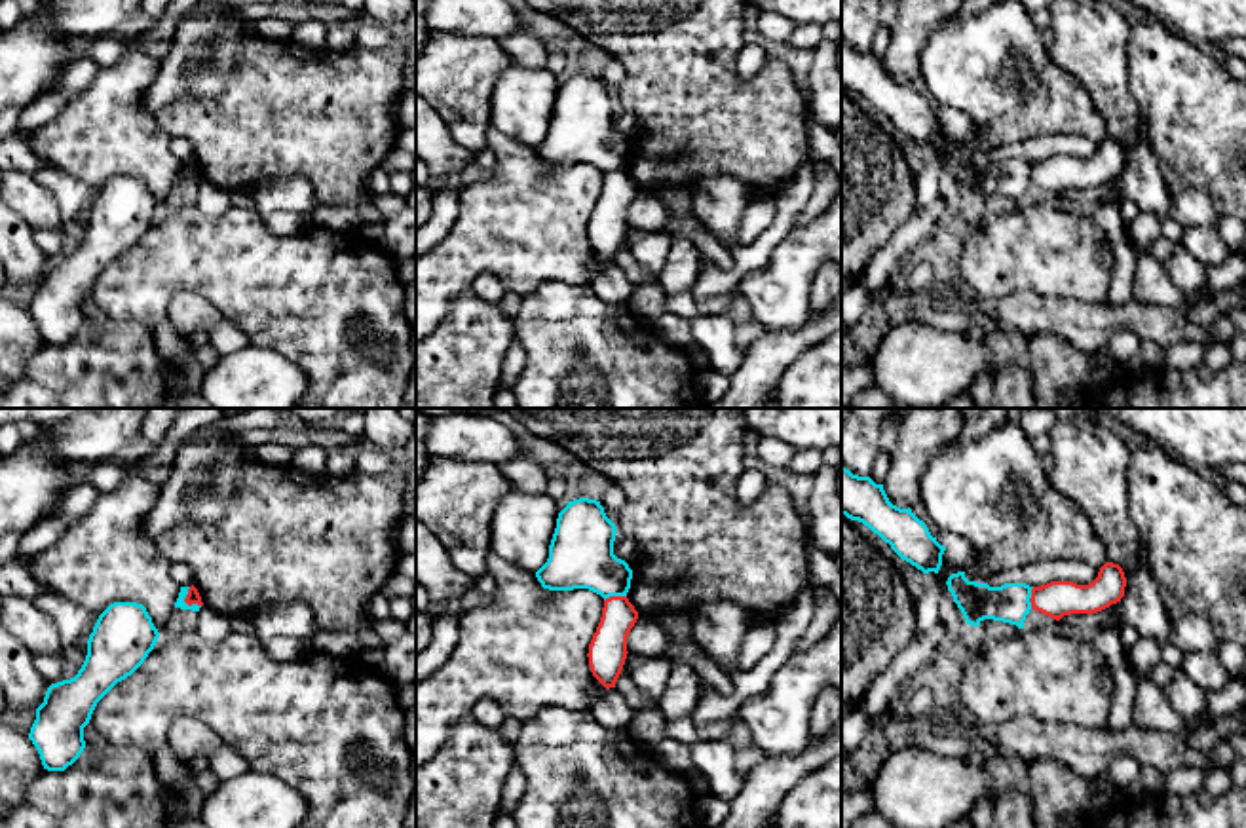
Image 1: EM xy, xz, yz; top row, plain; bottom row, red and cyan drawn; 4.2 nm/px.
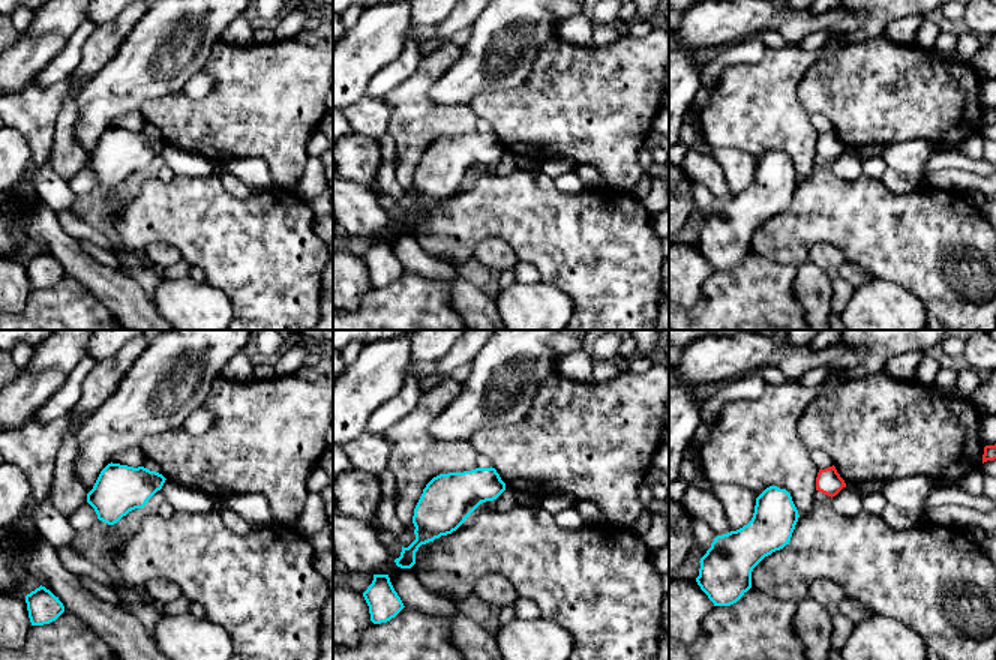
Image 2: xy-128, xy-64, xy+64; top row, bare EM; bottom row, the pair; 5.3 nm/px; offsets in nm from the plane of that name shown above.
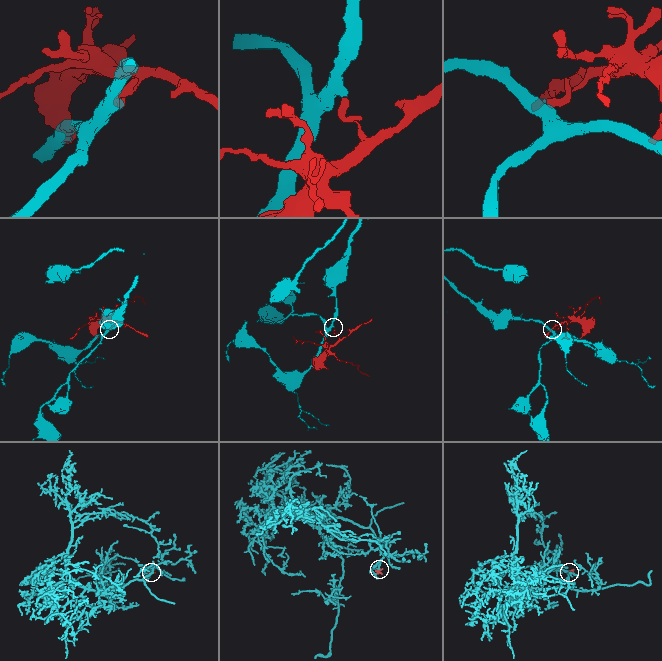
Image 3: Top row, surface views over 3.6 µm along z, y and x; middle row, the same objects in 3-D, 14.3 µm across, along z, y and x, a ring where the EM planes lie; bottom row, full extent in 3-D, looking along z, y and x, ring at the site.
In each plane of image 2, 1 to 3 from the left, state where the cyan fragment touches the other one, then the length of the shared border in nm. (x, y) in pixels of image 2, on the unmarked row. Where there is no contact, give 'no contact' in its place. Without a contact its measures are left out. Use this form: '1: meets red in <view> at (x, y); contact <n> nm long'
1: no contact
2: no contact
3: no contact

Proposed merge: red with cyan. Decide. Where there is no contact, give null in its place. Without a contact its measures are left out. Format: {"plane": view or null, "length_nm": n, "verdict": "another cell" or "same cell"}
{"plane": "xy", "length_nm": 100, "verdict": "another cell"}

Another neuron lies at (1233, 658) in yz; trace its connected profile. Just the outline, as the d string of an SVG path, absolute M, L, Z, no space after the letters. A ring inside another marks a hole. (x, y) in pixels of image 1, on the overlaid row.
M1219 642L1218 657L1231 678L1238 678L1246 670L1246 651L1237 642Z

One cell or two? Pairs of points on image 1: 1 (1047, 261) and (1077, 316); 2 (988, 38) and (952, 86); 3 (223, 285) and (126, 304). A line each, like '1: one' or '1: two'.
1: two
2: one
3: one

